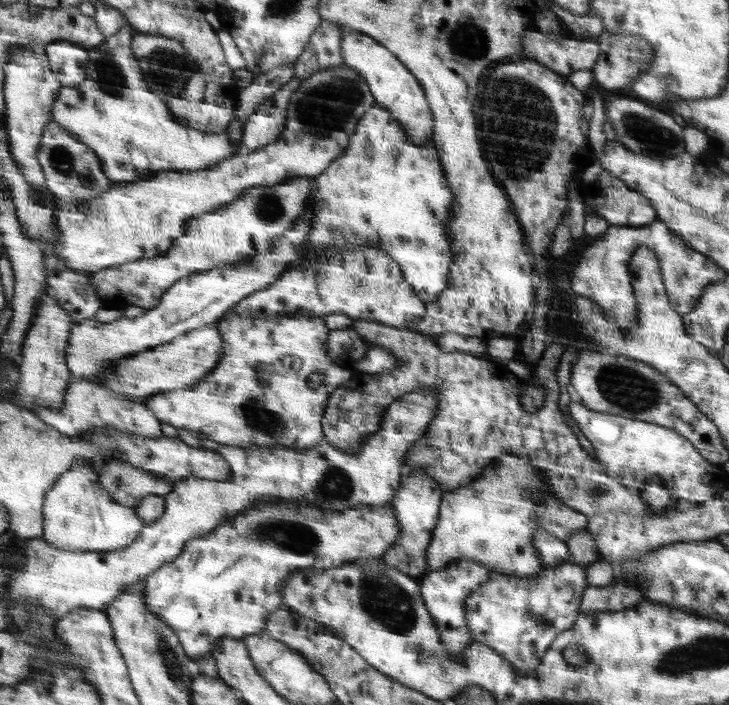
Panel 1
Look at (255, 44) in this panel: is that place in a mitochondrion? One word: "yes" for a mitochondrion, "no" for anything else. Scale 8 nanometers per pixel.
no

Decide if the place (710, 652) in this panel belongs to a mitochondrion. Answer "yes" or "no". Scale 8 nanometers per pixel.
yes

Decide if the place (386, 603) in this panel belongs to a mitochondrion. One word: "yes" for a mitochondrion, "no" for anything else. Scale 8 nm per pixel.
yes

